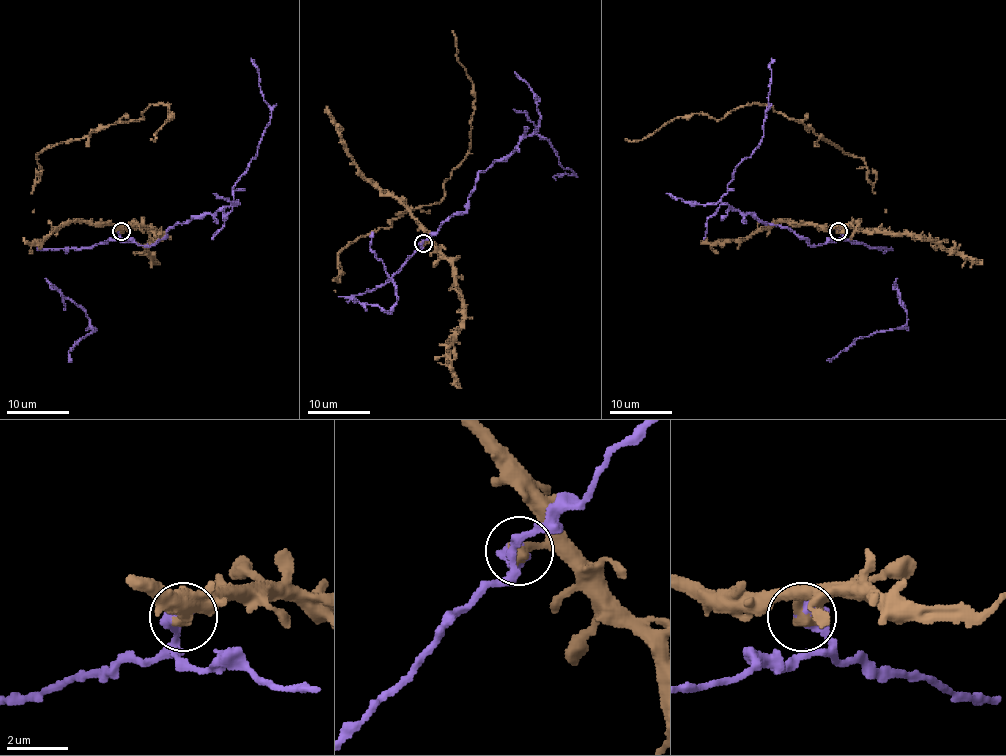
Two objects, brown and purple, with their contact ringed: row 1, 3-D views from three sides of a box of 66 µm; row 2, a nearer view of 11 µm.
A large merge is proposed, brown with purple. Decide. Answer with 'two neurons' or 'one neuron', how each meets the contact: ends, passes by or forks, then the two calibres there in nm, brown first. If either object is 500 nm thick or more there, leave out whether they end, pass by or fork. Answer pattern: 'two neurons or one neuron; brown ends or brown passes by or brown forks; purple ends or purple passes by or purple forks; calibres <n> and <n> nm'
two neurons; calibres 400 and 650 nm

